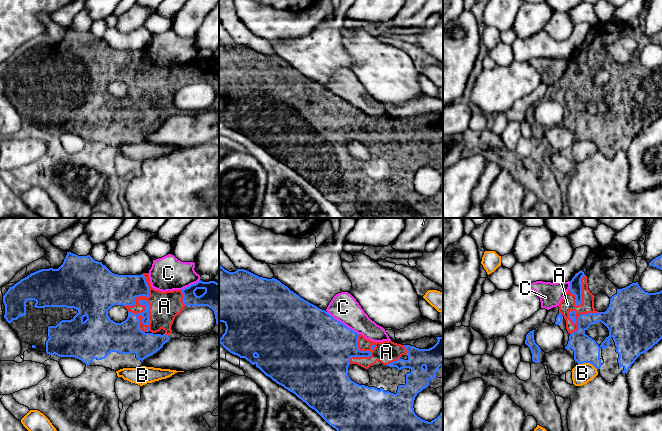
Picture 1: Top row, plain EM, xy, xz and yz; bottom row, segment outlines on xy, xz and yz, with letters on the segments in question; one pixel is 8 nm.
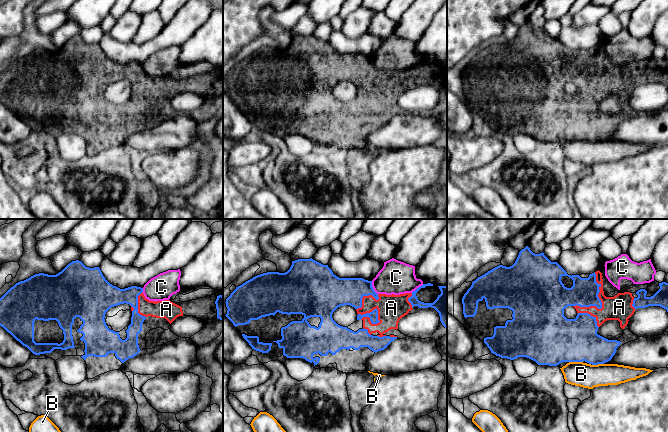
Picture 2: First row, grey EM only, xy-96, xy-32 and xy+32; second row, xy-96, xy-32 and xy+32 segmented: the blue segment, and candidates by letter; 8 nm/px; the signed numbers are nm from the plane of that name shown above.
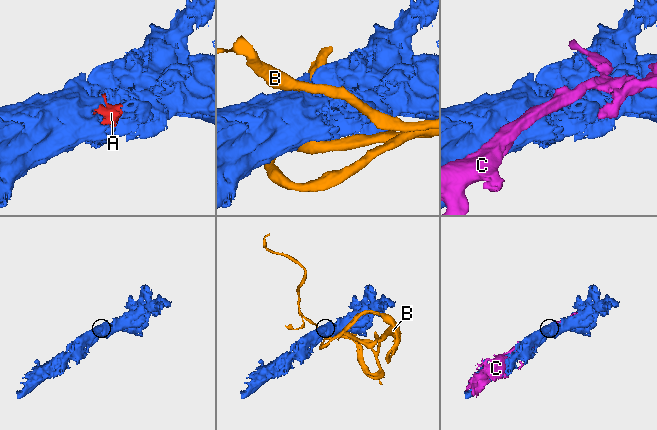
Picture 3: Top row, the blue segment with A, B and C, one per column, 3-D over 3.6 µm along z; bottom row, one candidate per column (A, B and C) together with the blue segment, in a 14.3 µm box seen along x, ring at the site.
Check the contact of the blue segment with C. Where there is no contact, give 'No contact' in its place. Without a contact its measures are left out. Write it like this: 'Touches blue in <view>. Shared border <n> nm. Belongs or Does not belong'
Touches blue in xz. Shared border 320 nm. Does not belong

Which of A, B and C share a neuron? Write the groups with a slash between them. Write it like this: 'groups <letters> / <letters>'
groups A / B / C

